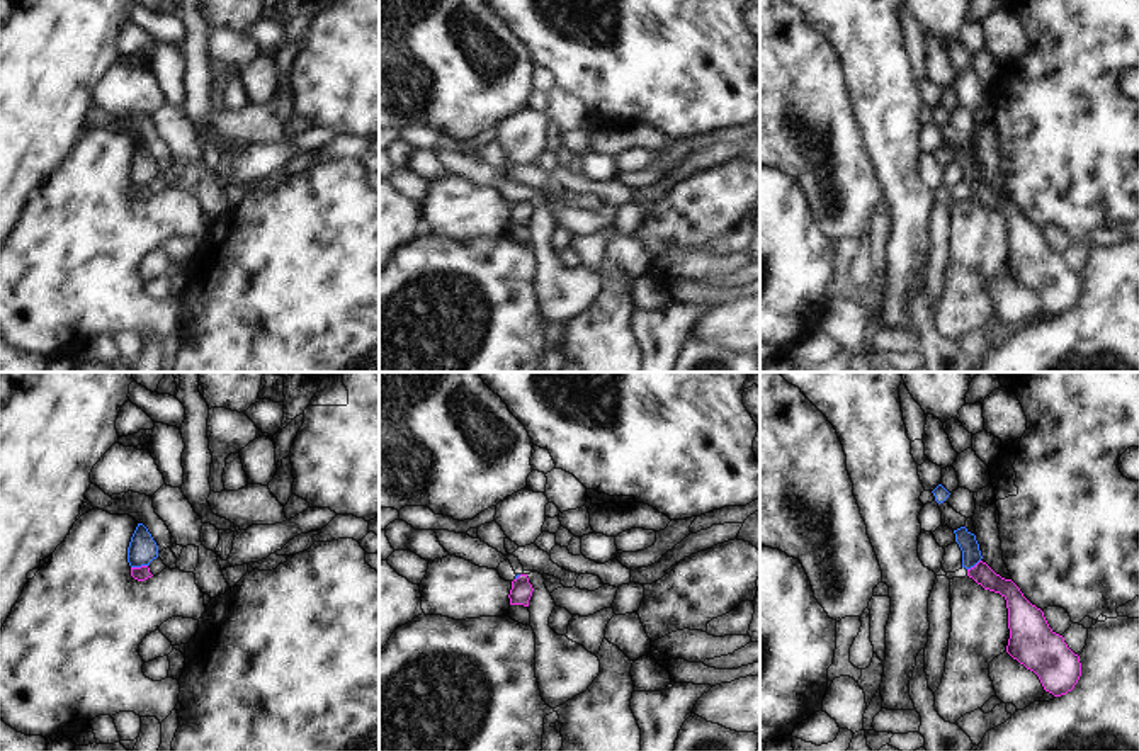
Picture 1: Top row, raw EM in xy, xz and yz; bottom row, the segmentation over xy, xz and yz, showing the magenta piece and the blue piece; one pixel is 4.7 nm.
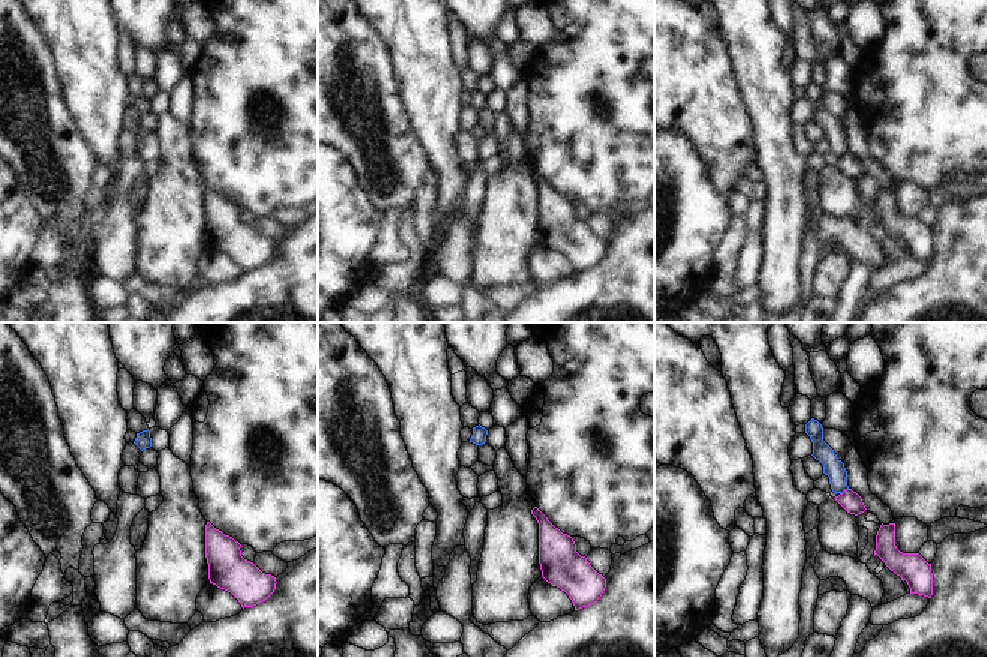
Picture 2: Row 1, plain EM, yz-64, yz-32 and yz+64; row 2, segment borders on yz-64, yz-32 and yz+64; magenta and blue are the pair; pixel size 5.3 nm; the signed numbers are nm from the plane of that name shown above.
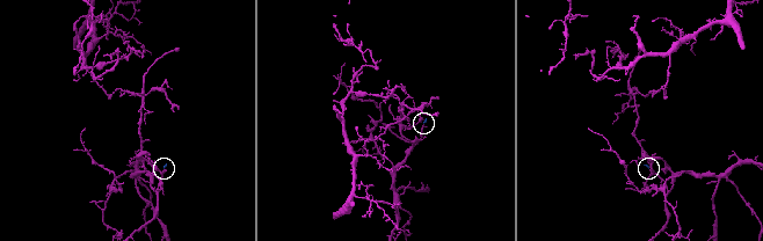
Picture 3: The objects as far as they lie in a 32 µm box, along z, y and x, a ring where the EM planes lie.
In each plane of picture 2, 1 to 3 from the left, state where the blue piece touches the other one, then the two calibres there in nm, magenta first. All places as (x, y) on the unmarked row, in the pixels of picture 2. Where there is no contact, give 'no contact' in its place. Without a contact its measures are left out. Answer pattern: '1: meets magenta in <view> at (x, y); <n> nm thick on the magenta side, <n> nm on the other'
1: no contact
2: no contact
3: meets magenta in yz+64 at (845, 155); 110 nm thick on the magenta side, 110 nm on the other

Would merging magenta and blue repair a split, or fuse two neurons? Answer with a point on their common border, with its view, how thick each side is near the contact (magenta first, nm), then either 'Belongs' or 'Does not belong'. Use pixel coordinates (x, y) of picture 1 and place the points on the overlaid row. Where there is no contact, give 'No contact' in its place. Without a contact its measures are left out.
Touches magenta at xy (138, 568). Thickness 70 nm (magenta) against 140 nm. Belongs.

